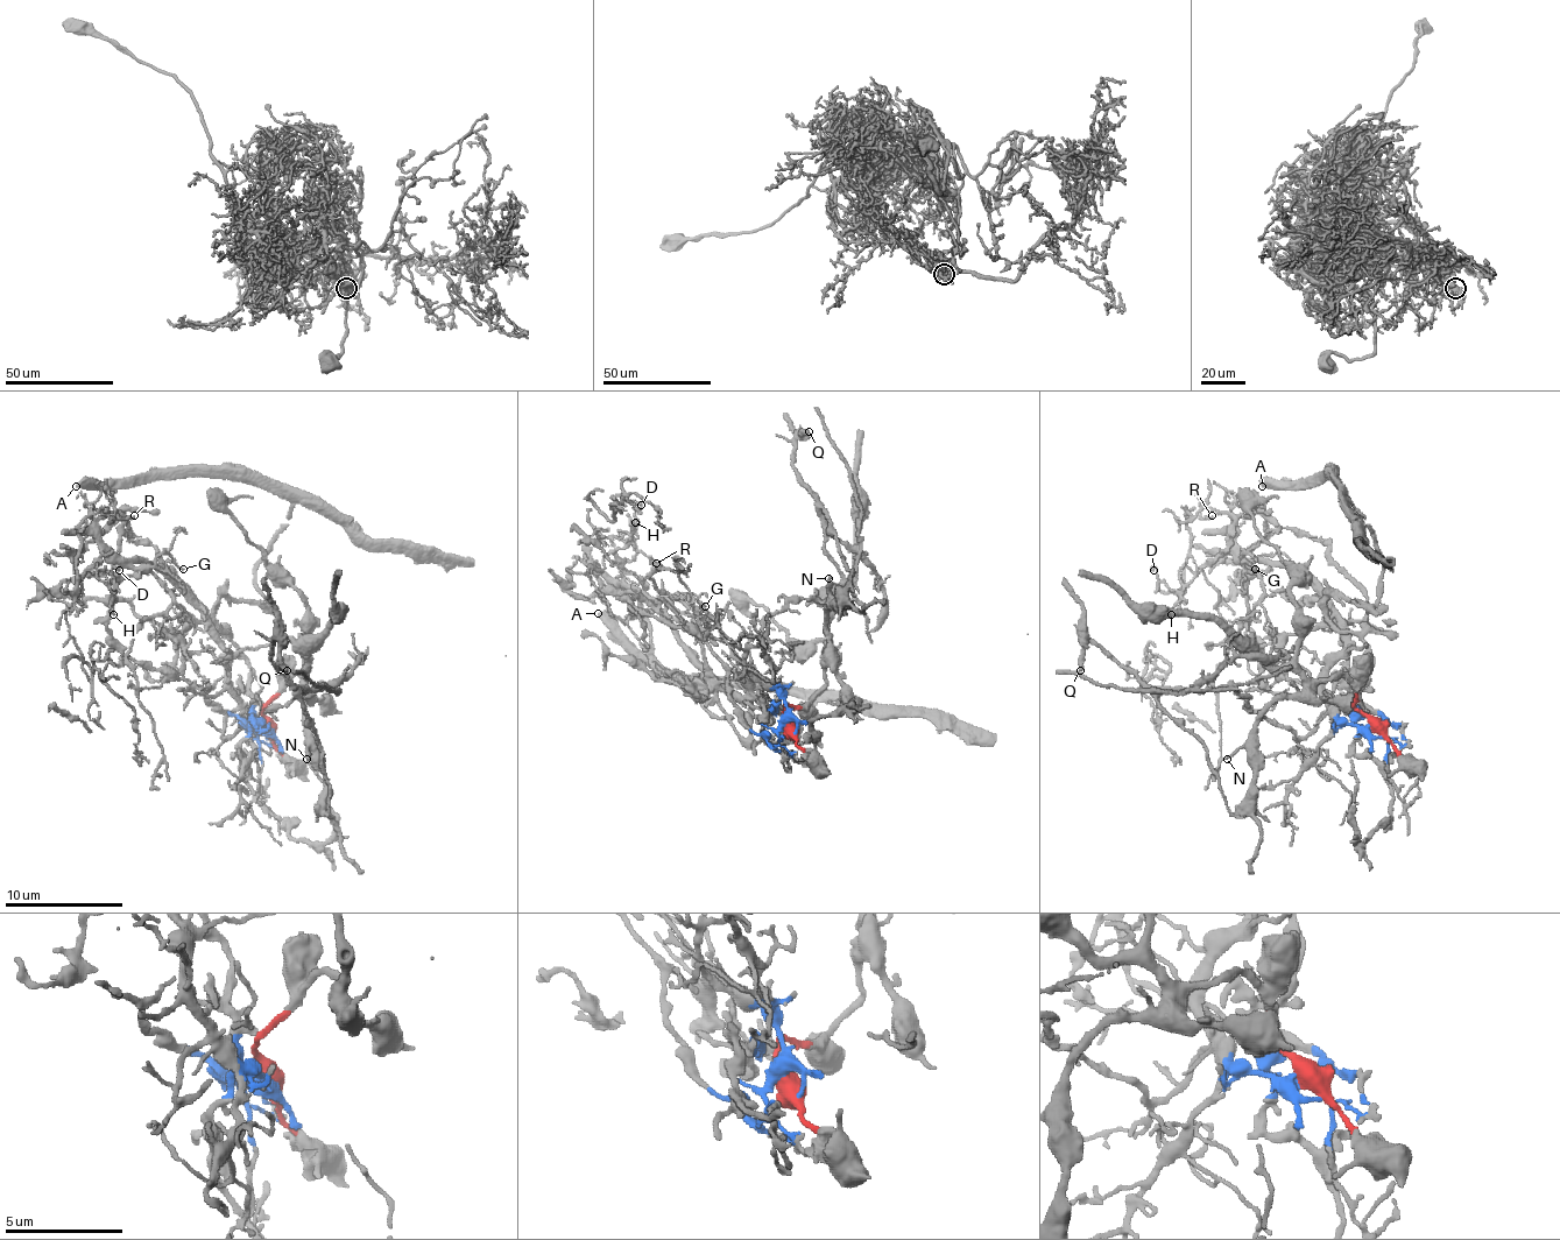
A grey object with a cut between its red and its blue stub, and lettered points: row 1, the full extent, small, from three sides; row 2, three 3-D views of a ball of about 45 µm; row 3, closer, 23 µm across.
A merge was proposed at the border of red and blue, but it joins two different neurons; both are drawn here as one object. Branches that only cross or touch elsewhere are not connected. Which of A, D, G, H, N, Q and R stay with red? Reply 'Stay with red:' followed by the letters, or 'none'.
Stay with red: N, Q

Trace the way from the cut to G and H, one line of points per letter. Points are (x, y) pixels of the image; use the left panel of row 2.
G: (263, 726), (249, 726), (184, 677), (184, 647), (193, 627), (149, 571), (163, 571), (173, 562), (184, 568)
H: (263, 726), (234, 691), (211, 621), (155, 565), (111, 562), (101, 554), (93, 568), (107, 583), (114, 615)

